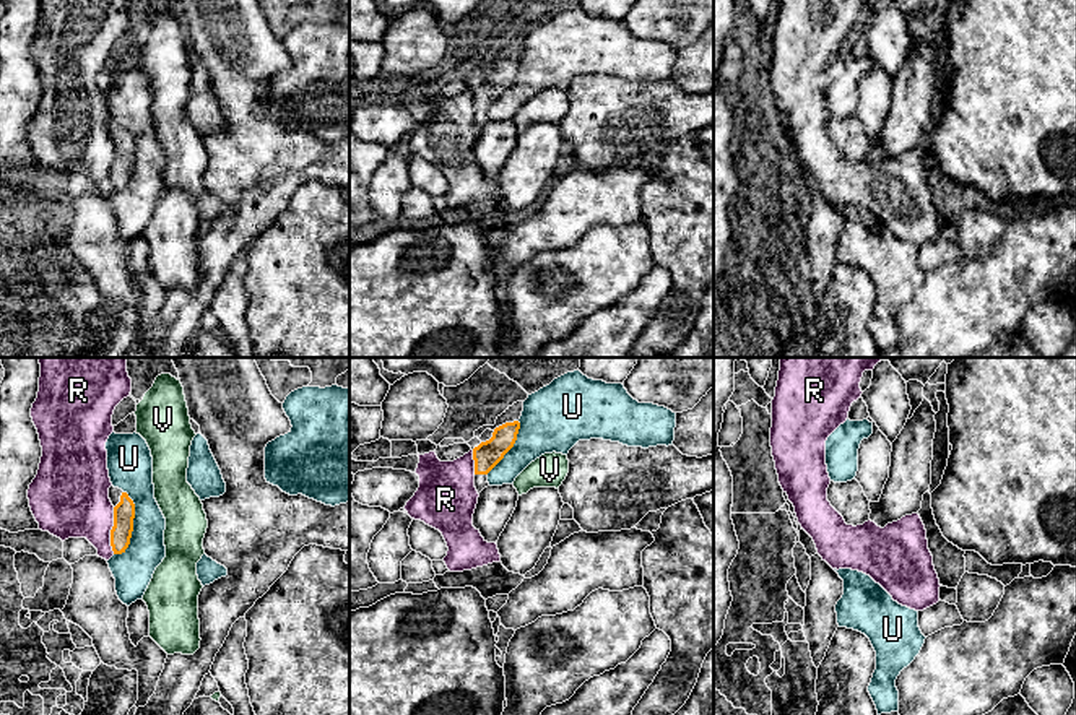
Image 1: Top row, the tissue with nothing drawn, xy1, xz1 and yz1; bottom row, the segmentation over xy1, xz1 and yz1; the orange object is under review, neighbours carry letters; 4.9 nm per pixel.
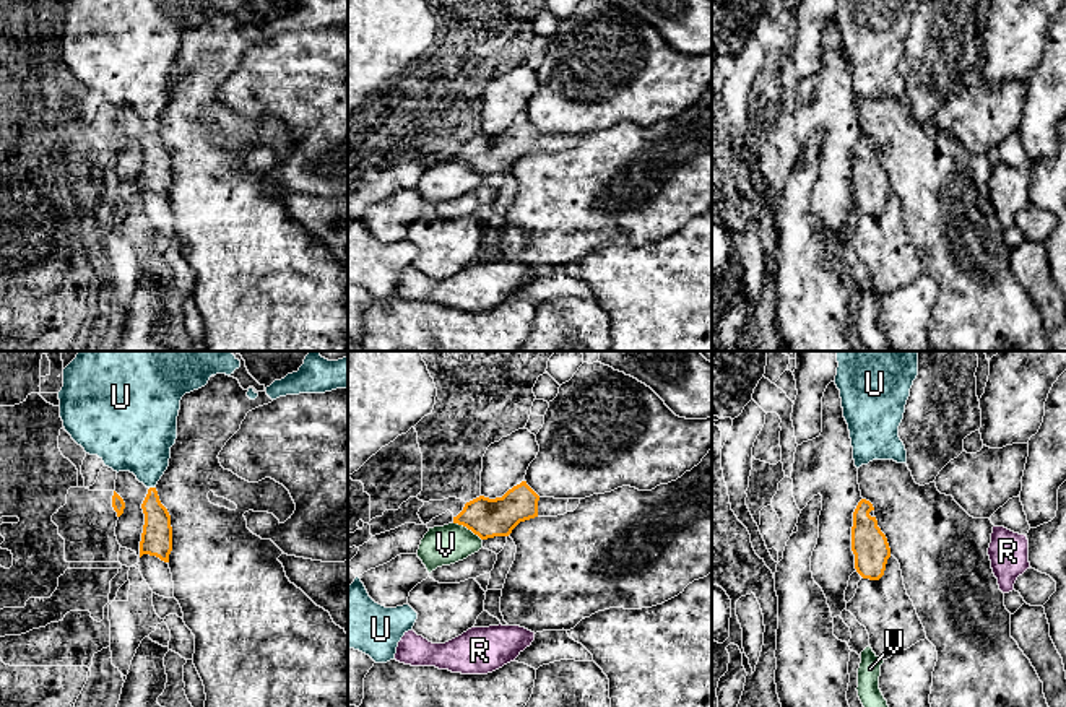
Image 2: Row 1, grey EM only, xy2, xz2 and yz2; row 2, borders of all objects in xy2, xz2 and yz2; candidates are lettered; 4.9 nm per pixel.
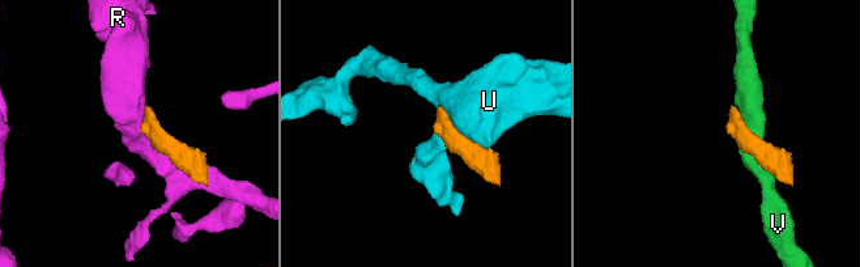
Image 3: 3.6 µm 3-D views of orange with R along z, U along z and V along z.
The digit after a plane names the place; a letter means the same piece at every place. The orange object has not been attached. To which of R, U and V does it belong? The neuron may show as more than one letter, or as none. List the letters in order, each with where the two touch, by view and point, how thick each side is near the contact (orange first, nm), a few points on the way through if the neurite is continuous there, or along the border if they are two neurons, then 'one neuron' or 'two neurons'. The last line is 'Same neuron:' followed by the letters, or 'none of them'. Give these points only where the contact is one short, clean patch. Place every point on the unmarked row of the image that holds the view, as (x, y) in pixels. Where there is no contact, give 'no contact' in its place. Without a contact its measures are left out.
R: contact xy1 (111, 166); calibres 110 and 360 nm; border xy1 (114, 143), (112, 189); two neurons
U: contact xy1 (132, 161); calibres 110 and 200 nm; two neurons
V: contact xz2 (468, 164); calibres 190 and 190 nm; two neurons
Same neuron: none of them

